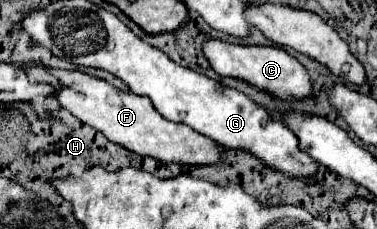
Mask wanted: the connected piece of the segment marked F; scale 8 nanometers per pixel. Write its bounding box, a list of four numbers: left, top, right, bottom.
[26,65,224,165]

